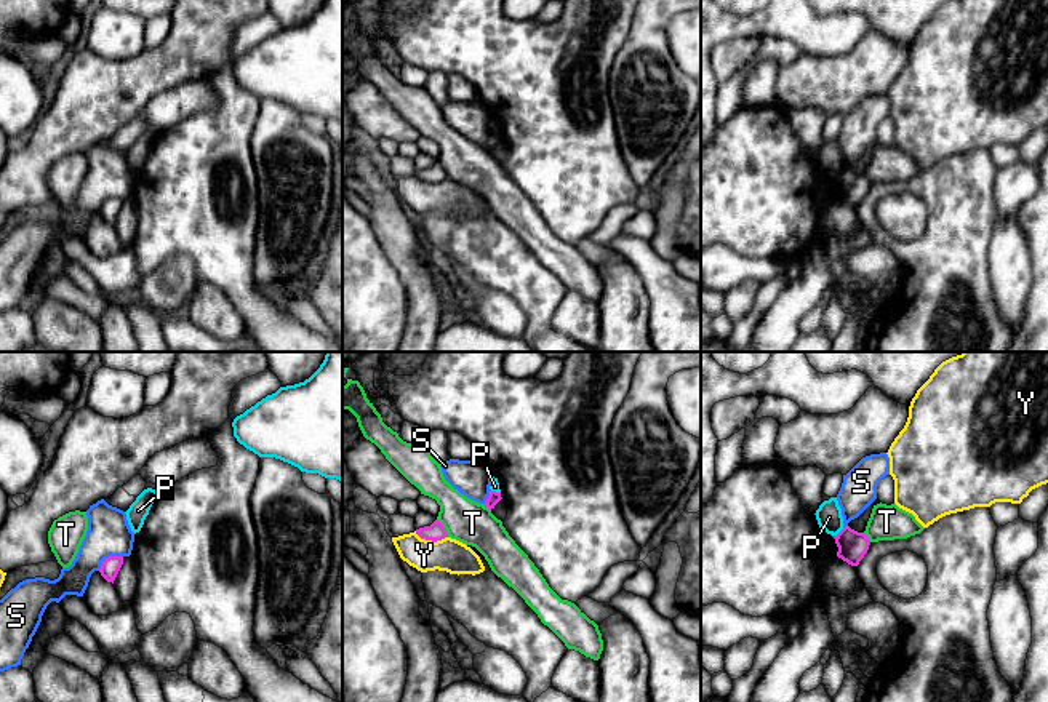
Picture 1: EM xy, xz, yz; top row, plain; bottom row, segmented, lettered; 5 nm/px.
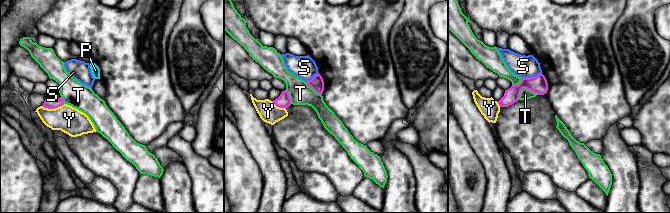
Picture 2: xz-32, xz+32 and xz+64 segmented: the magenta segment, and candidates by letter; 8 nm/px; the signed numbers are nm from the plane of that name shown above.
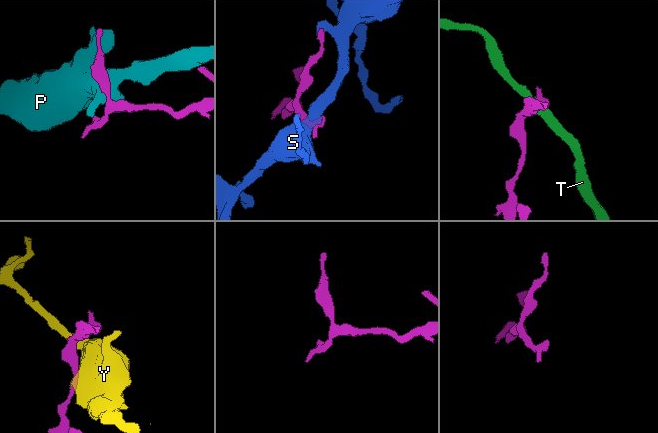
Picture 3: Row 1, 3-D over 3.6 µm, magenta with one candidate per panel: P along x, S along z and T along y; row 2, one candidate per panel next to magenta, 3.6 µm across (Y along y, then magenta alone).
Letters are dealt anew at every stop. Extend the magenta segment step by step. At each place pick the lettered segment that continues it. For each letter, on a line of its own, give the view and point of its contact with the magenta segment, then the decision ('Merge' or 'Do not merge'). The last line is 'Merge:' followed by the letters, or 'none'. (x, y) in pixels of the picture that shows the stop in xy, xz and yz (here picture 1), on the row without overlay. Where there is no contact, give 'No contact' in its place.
P: Touches magenta at yz (840, 173). Do not merge
S: Touches magenta at xy (109, 199). Do not merge
T: Touches magenta at xz (442, 168). Do not merge
Y: Touches magenta at xz (431, 181). Do not merge
Merge: none

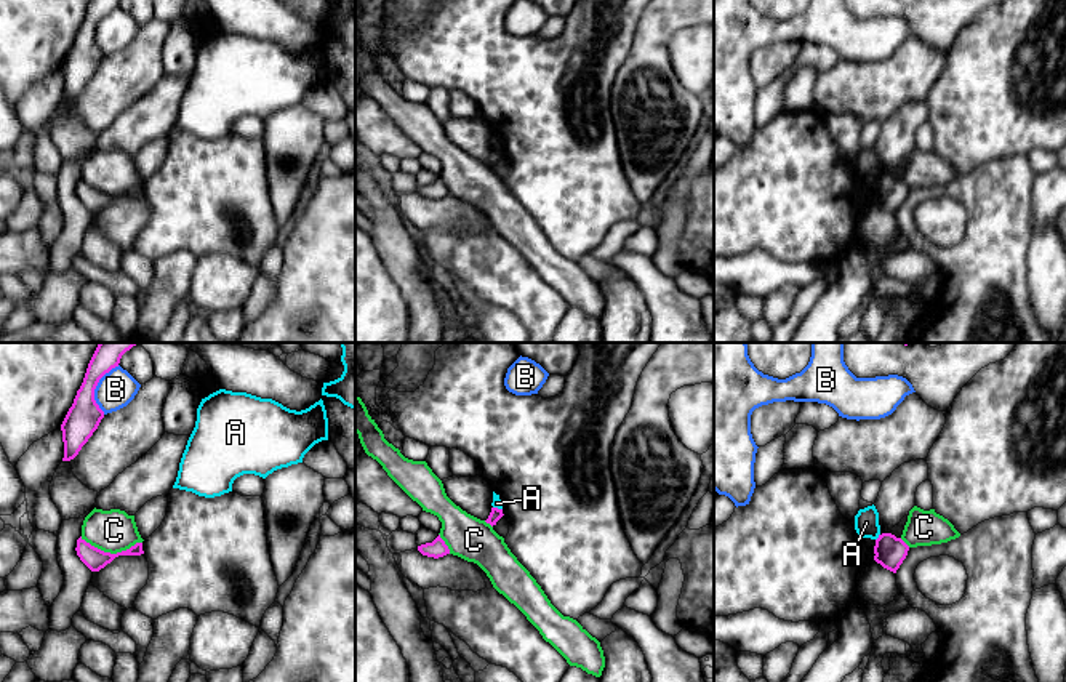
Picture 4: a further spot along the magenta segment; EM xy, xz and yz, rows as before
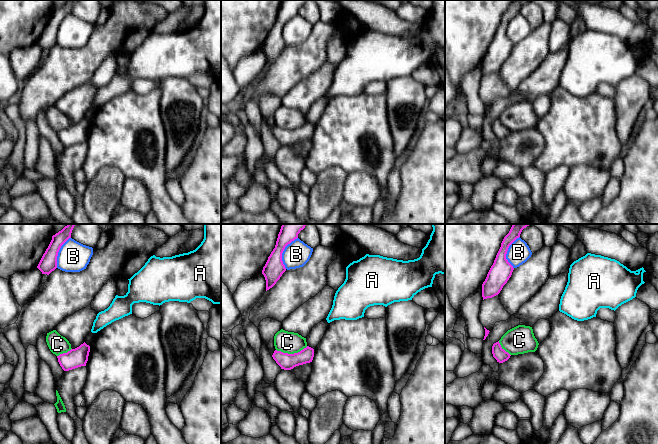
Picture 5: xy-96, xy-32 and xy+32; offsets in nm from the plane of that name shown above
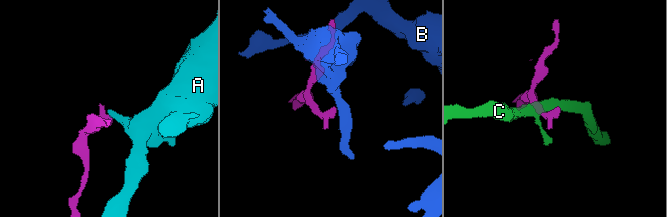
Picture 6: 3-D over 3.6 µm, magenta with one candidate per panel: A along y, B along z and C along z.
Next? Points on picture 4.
A: Touches magenta at yz (879, 178). Do not merge
B: Touches magenta at xy (95, 29). Do not merge
C: Touches magenta at xy (109, 194). Do not merge
Merge: none

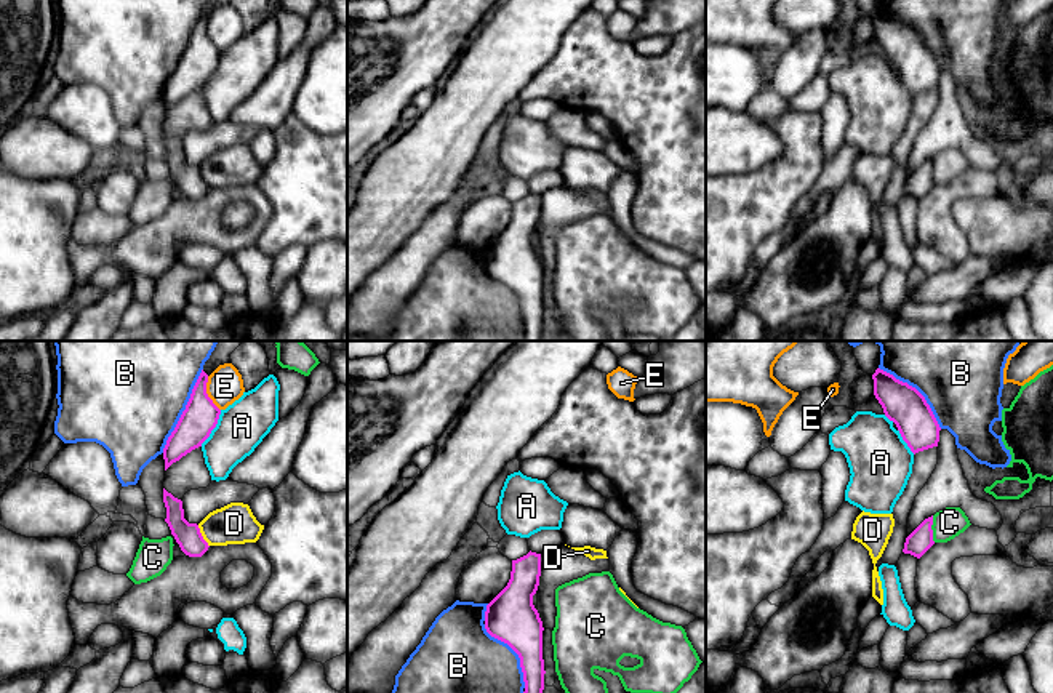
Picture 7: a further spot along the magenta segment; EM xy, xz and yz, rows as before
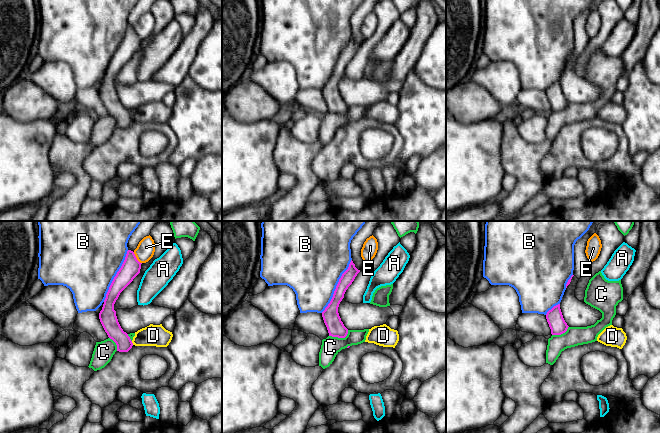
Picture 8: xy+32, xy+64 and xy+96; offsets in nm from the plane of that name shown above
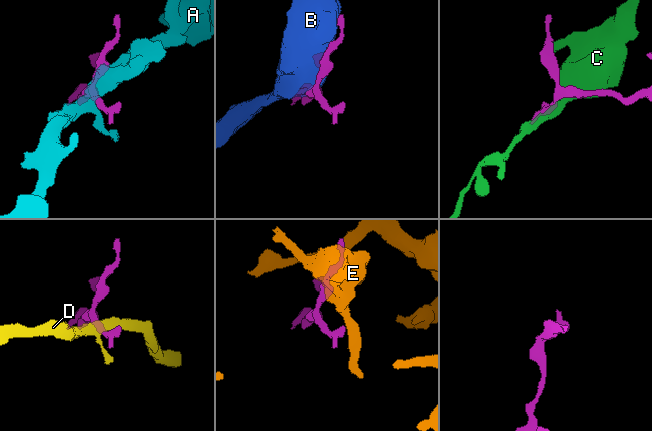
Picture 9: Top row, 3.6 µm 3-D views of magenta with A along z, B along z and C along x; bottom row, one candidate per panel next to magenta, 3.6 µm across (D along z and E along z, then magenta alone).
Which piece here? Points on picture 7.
A: Touches magenta at xy (215, 68). Do not merge
B: Touches magenta at xy (184, 52). Do not merge
C: Touches magenta at yz (930, 170). Do not merge
D: Touches magenta at xy (202, 178). Do not merge
E: Touches magenta at xy (207, 36). Do not merge
Merge: none

